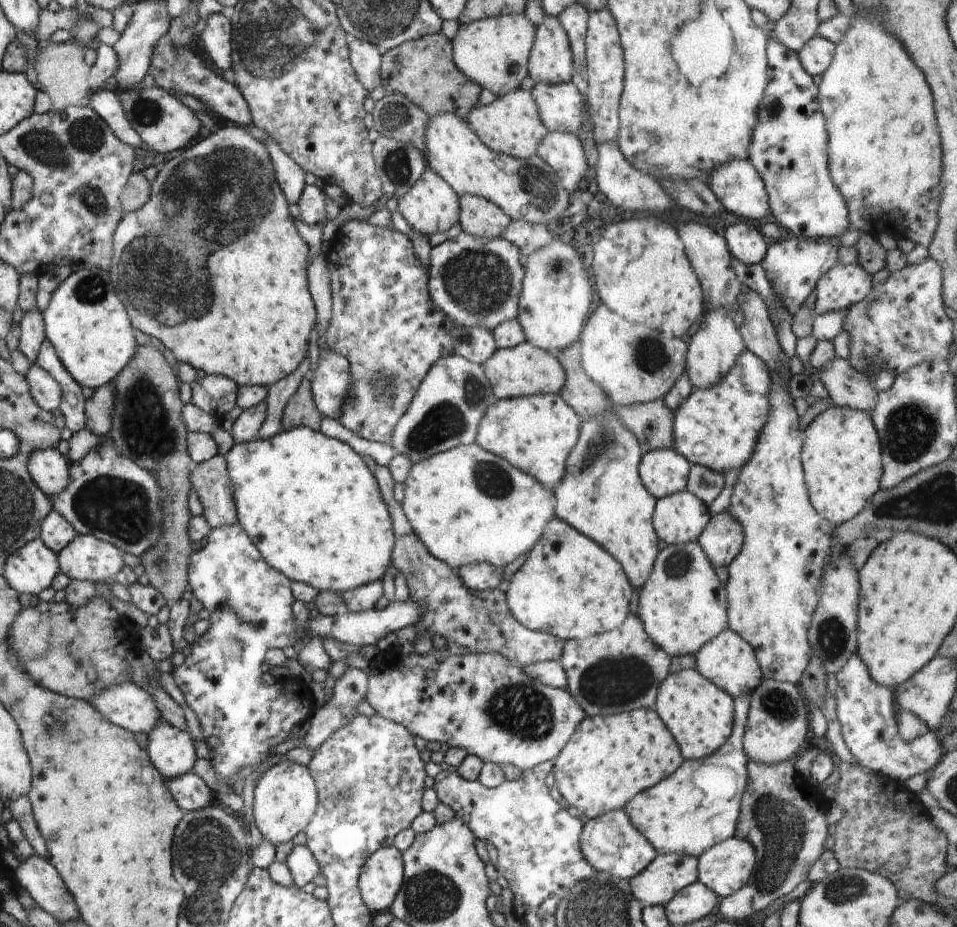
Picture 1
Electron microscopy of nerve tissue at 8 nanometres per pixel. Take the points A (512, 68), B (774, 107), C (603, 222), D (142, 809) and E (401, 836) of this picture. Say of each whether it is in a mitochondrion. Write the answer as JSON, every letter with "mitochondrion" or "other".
{"A":"other","B":"mitochondrion","C":"other","D":"other","E":"other"}

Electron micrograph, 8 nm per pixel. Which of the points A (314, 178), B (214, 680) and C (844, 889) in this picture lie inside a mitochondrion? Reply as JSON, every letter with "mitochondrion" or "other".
{"A":"other","B":"other","C":"mitochondrion"}

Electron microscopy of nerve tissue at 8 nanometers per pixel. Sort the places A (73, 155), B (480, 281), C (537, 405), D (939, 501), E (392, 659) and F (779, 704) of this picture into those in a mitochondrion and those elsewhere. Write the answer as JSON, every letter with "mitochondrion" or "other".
{"A":"mitochondrion","B":"mitochondrion","C":"other","D":"mitochondrion","E":"other","F":"mitochondrion"}

